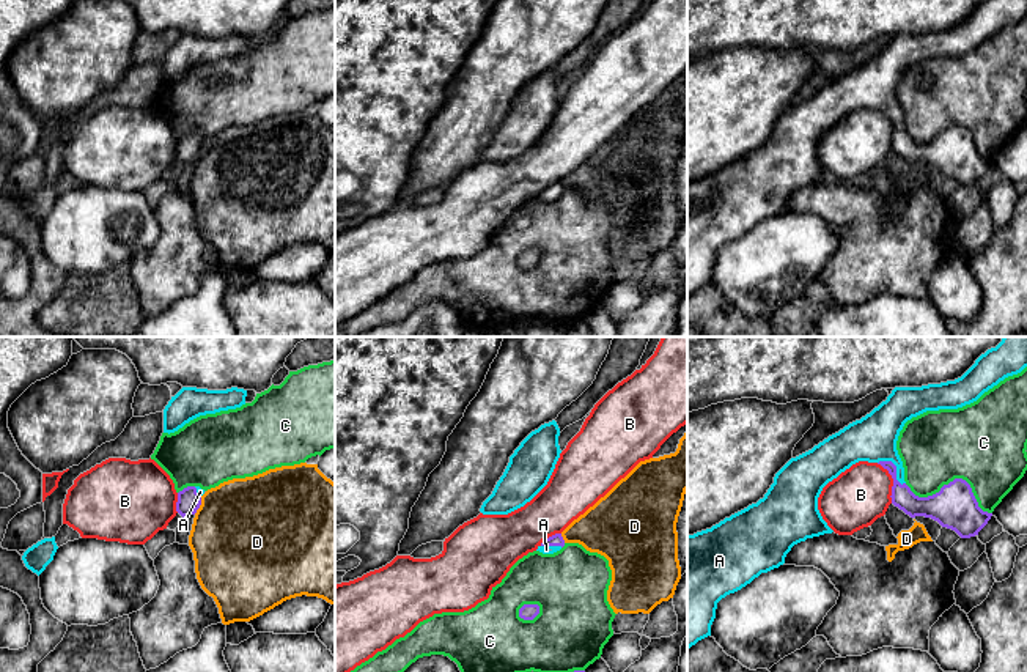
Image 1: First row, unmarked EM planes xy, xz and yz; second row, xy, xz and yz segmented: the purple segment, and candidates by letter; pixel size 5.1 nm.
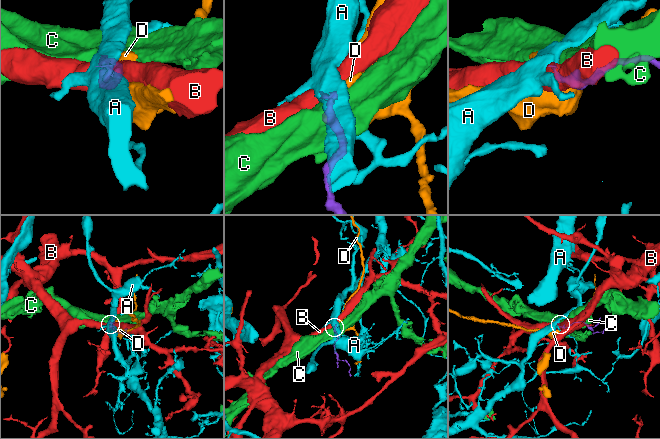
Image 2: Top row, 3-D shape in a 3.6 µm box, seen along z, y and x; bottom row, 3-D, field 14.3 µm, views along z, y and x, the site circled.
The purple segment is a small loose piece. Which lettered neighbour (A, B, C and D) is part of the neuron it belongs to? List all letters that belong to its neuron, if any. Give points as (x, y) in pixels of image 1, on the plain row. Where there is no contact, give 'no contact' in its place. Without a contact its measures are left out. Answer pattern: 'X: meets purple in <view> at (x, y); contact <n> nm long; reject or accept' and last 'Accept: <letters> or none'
A: meets purple in yz at (895, 115); contact 180 nm long; accept
B: meets purple in yz at (894, 129); contact 220 nm long; reject
C: meets purple in yz at (953, 128); contact 480 nm long; reject
D: meets purple in xy at (200, 151); contact 100 nm long; reject
Accept: A

